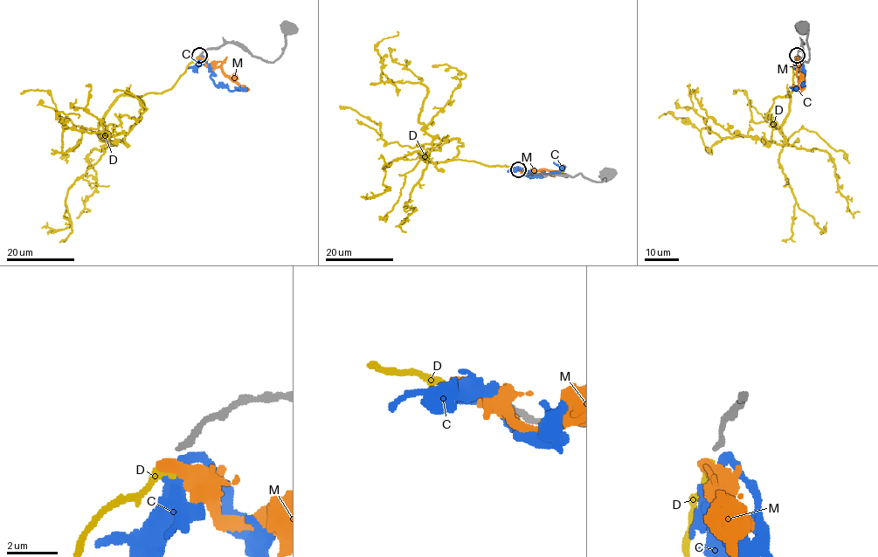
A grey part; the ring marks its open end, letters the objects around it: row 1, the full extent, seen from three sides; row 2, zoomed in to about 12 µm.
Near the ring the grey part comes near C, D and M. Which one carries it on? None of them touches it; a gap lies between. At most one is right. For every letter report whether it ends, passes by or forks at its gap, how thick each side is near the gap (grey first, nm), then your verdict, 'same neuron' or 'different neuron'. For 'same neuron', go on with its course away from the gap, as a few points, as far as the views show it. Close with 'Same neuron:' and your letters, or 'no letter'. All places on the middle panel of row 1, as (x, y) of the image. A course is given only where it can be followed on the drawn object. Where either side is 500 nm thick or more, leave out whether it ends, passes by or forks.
C: it passes by | 220/340 nm | different neuron
D: it ends | 220/280 nm | same neuron | via (517, 169), (423, 158), (432, 147), (418, 120), (427, 88), (390, 81), (375, 47), (397, 30)
M: 220/500 nm | different neuron
Same neuron: D

